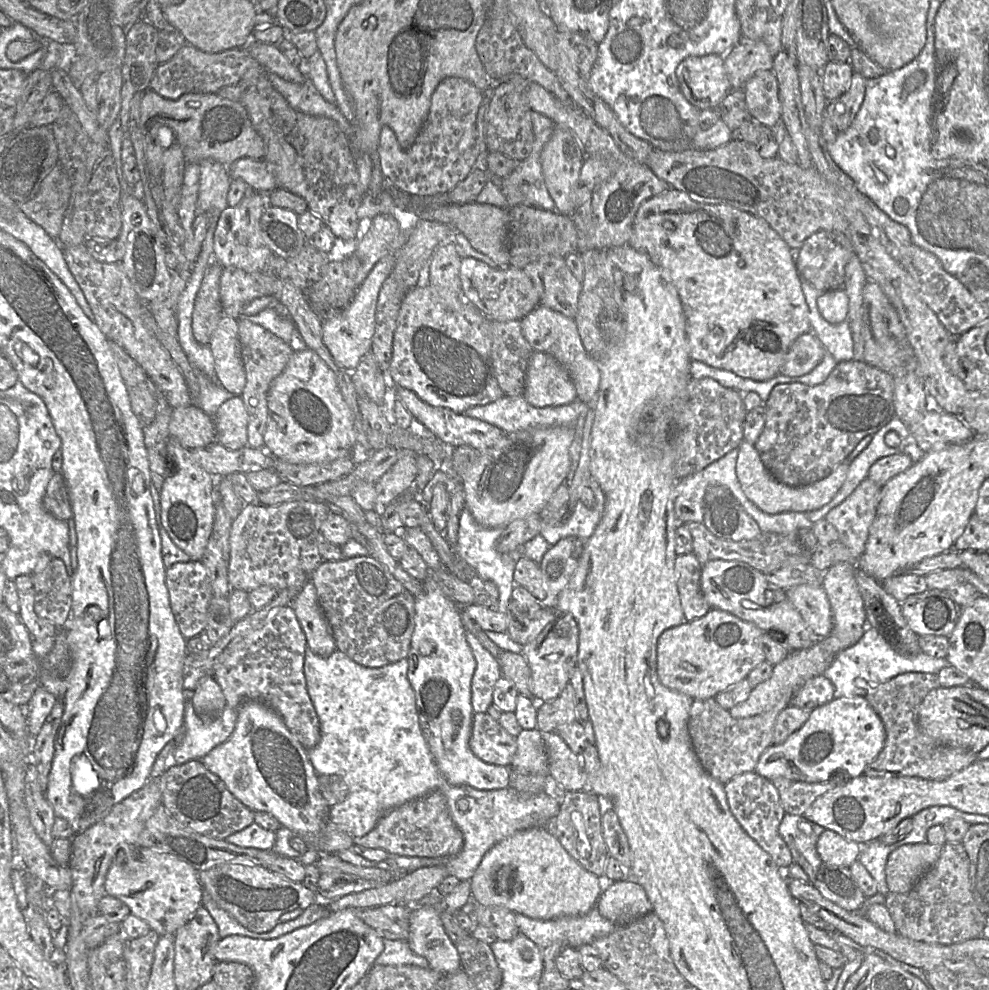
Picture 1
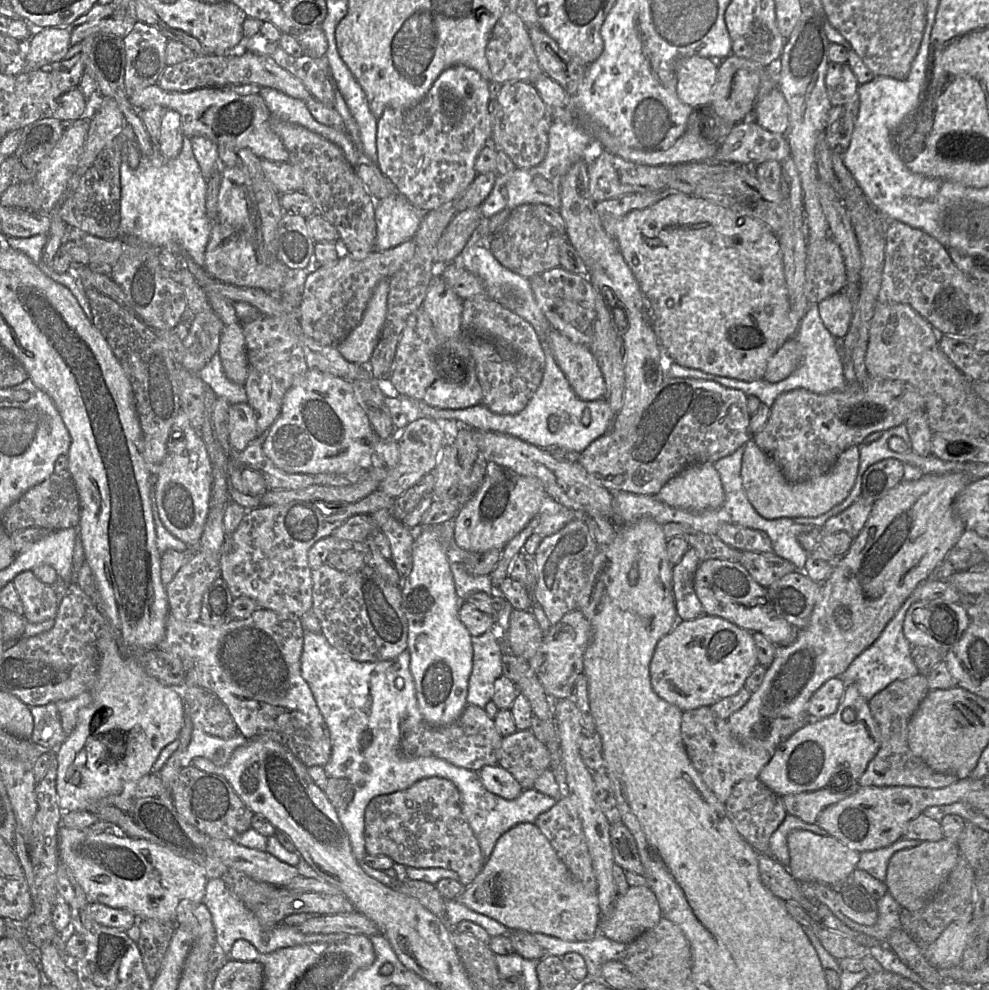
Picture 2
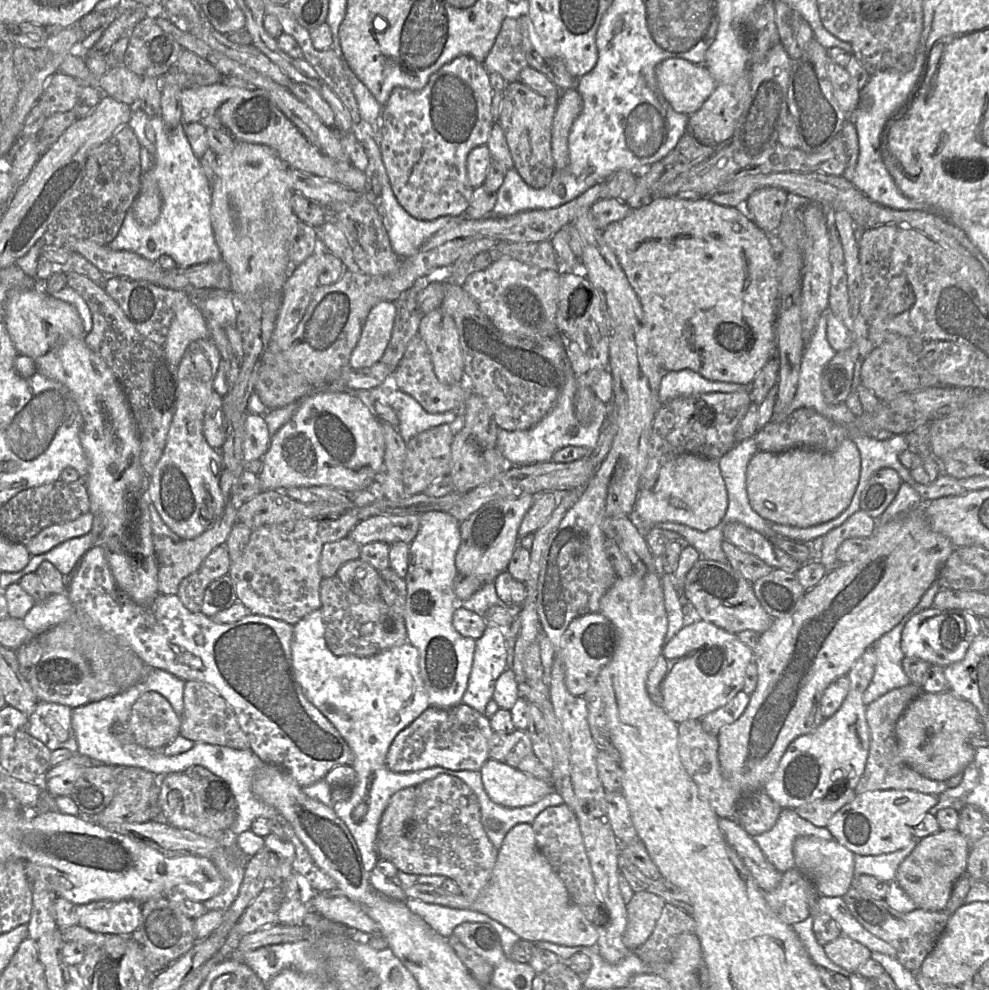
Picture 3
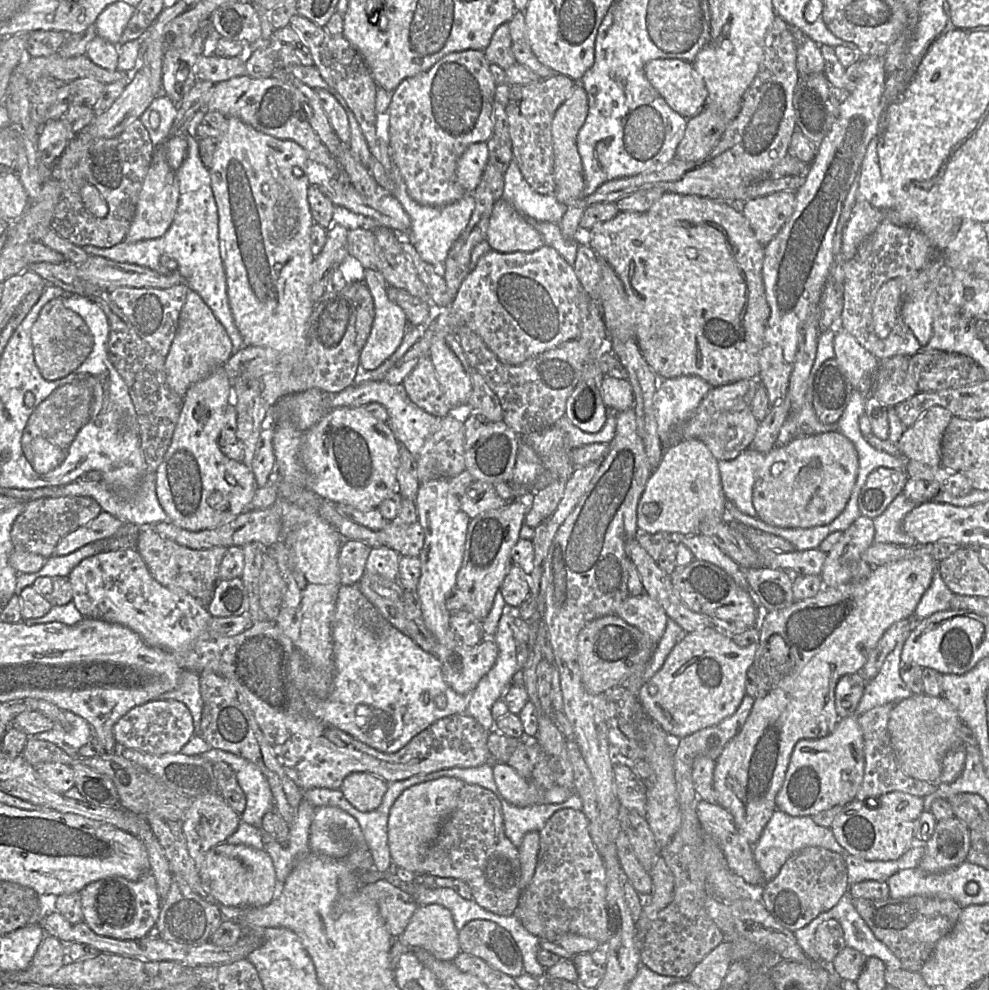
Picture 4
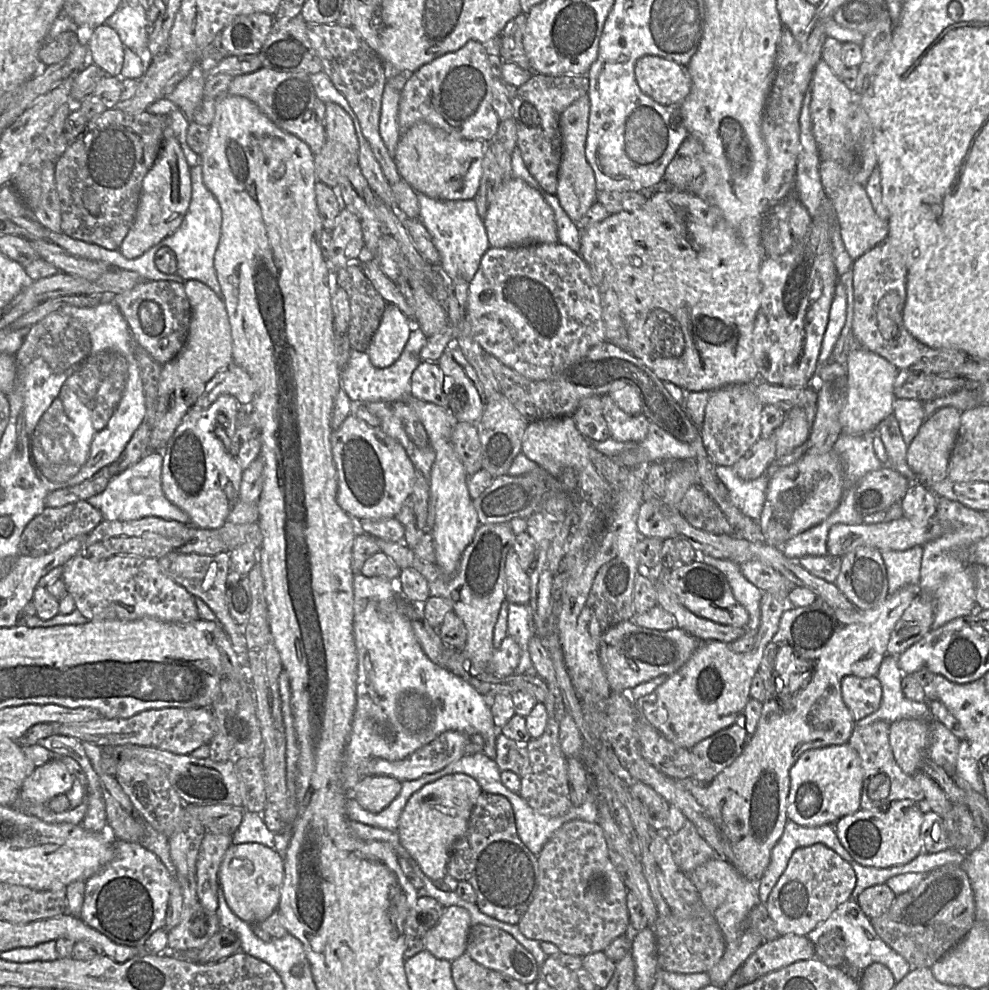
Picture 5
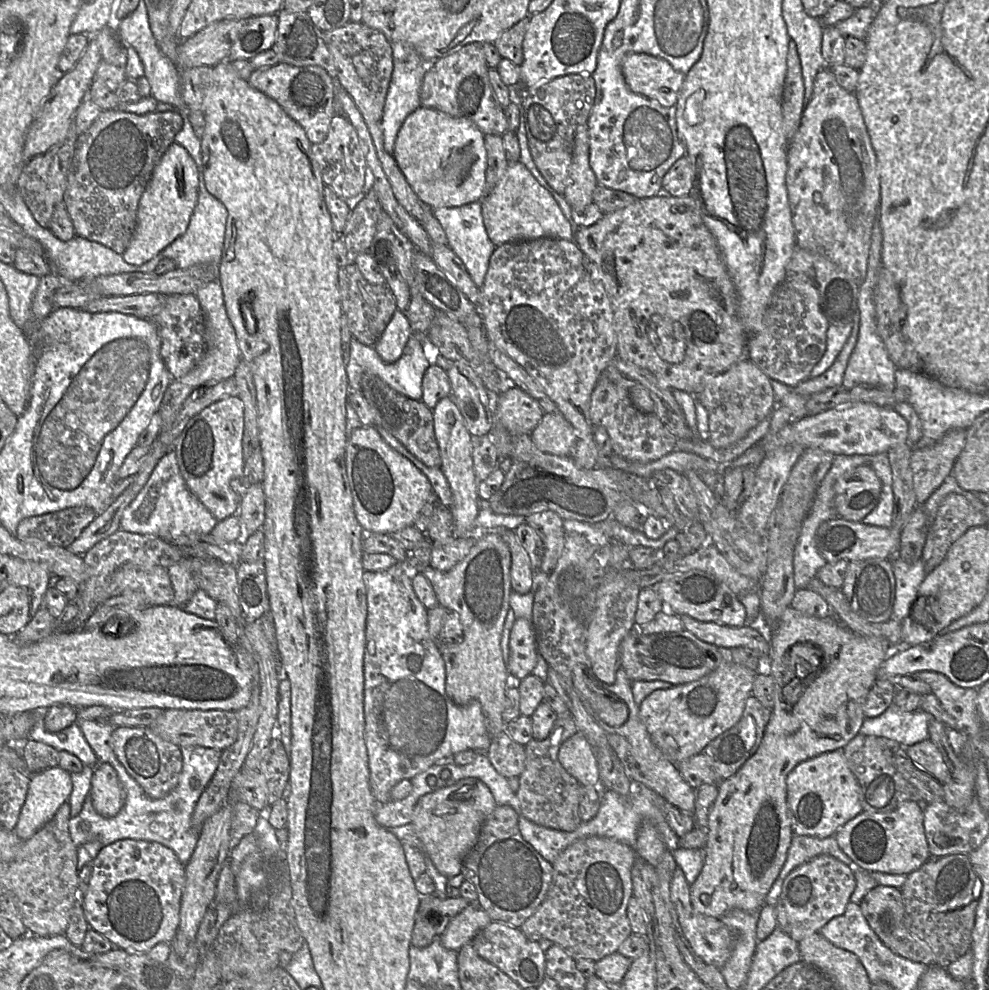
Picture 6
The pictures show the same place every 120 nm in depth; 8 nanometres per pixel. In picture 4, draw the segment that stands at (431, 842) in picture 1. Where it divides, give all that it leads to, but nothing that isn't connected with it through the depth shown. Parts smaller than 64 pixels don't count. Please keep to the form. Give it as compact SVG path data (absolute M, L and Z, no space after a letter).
M465 783L455 809L445 819L437 837L426 849L423 867L426 874L464 881L471 889L473 900L489 912L499 916L511 916L518 908L522 895L518 847L505 834L500 798L486 788Z

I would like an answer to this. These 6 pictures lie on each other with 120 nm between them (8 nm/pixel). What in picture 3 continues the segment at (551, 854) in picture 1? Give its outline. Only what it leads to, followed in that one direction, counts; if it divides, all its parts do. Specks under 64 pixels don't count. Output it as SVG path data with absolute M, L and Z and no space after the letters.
M532 824L514 826L504 838L491 878L474 900L445 891L441 886L415 883L410 887L399 883L406 895L446 907L480 912L498 921L521 939L536 943L546 941L576 947L597 945L598 927L590 922L578 905L571 900L568 890L545 856L538 850Z

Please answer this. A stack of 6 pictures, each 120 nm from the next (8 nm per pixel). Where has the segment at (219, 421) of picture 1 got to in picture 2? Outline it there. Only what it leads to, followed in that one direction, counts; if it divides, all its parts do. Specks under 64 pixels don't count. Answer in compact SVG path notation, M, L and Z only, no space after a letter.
M234 403L228 413L229 443L234 451L243 451L258 437L257 416L248 403Z

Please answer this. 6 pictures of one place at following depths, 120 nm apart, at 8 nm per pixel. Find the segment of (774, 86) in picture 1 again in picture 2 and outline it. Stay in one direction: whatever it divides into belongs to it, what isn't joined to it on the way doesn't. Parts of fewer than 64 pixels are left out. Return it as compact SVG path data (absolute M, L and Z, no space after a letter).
M774 88L761 100L756 101L751 112L755 121L769 132L786 135L789 128L790 110L779 88Z

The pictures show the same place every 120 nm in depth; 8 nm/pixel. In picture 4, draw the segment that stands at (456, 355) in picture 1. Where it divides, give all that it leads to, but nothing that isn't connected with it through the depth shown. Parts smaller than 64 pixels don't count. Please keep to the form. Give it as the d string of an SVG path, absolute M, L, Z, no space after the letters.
M429 357L423 358L403 380L410 400L430 415L445 417L451 410Z

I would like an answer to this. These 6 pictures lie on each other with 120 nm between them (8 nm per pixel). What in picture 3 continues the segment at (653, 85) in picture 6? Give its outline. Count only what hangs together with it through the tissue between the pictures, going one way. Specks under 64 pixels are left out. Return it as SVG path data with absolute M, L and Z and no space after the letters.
M666 59L655 67L658 86L677 113L692 115L710 97L717 83L703 64Z

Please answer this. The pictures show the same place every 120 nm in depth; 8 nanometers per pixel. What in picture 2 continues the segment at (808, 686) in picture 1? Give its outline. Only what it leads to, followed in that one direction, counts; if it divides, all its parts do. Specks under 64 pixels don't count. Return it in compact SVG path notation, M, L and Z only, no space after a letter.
M840 677L826 681L810 698L807 711L813 719L823 719L834 714L843 698L845 683Z

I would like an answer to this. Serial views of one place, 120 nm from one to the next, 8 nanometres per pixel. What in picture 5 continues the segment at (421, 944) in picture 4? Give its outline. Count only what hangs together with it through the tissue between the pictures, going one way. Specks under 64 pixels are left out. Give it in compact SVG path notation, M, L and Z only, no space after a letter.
M446 907L438 923L421 937L424 947L436 958L451 962L466 952L471 926L465 908Z

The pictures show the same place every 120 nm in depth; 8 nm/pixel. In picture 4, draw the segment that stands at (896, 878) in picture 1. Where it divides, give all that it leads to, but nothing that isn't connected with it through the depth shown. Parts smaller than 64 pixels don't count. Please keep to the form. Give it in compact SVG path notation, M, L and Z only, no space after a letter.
M956 816L939 821L932 837L925 843L919 869L940 873L966 861L971 848L971 830Z

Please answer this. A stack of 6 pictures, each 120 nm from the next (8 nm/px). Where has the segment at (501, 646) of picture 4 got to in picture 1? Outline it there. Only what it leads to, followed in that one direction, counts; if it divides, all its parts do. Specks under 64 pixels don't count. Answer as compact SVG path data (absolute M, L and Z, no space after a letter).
M466 631L465 637L476 661L471 680L472 709L474 713L485 713L492 704L494 685L502 673L498 660L482 646L475 635Z

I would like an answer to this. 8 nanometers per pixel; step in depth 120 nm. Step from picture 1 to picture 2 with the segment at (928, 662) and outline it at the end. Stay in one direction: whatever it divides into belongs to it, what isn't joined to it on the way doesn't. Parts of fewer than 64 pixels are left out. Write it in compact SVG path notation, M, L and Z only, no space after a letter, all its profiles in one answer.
M918 586L912 595L904 602L898 612L886 625L877 640L860 653L849 665L846 671L840 675L845 685L855 684L862 697L869 701L875 694L886 688L896 680L906 679L919 673L912 657L912 645L903 633L905 615L910 606L920 600Z

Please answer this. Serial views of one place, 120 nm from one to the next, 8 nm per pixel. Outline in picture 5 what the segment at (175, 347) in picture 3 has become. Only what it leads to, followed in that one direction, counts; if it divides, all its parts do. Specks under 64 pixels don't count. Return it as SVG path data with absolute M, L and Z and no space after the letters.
M186 281L184 286L192 311L189 332L181 351L162 366L148 452L162 451L165 448L187 411L204 392L208 382L233 362L232 333L224 300L200 281Z

